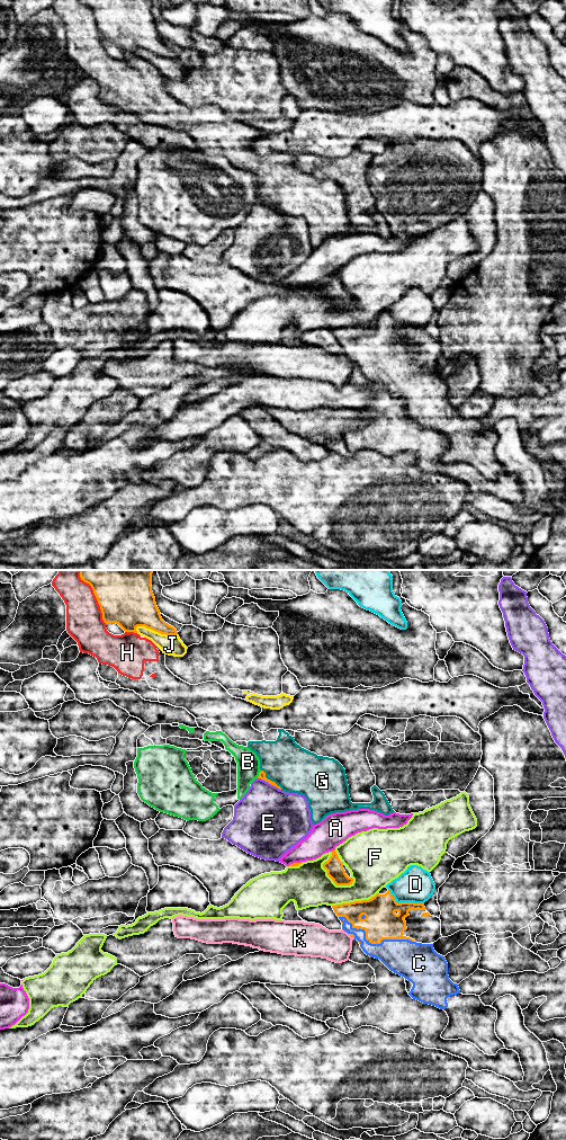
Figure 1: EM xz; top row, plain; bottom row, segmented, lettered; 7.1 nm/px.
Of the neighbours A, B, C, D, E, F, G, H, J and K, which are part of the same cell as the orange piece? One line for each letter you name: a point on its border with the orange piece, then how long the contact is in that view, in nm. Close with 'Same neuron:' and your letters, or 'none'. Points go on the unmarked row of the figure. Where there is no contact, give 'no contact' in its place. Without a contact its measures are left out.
C: meets orange in xz at (374, 366); contact 550 nm long
Same neuron: C

